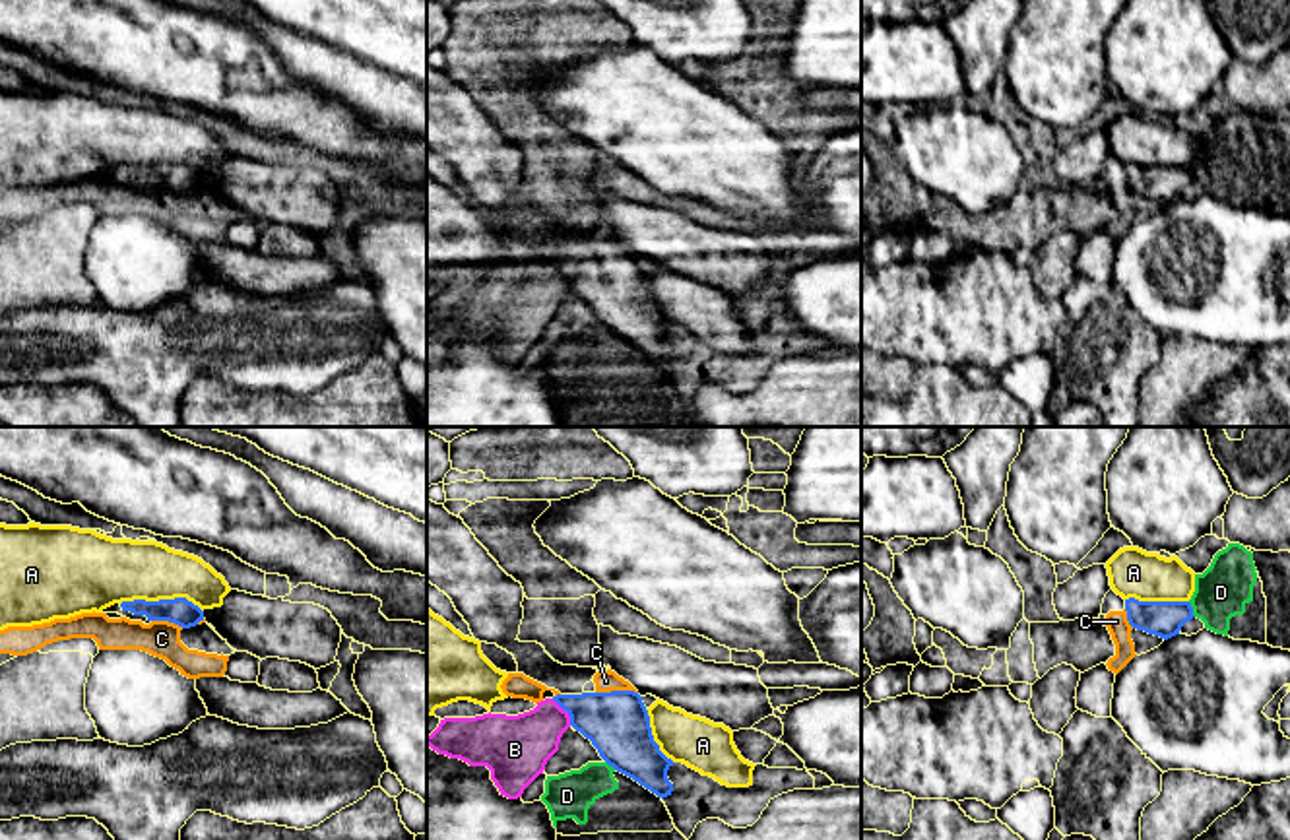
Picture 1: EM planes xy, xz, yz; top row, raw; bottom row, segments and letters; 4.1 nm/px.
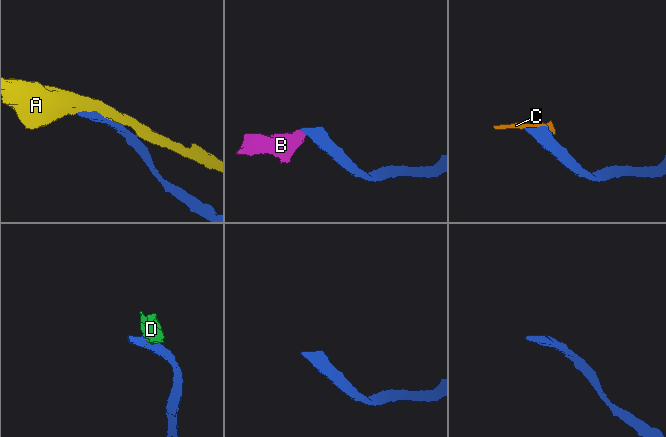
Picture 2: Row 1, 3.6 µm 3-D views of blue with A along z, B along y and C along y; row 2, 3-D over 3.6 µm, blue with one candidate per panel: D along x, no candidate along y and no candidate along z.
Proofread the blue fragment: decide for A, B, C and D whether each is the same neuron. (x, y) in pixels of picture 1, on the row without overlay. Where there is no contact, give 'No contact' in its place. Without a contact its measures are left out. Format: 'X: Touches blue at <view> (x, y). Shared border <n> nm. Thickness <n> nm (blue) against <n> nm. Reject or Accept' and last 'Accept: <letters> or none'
A: Touches blue at xy (161, 165). Shared border 340 nm. Thickness 120 nm (blue) against 280 nm. Reject
B: Touches blue at xz (565, 274). Shared border 140 nm. Thickness 260 nm (blue) against 260 nm. Reject
C: Touches blue at xz (615, 257). Shared border 180 nm. Thickness 260 nm (blue) against 90 nm. Reject
D: Touches blue at yz (1192, 175). Shared border 70 nm. Thickness 150 nm (blue) against 220 nm. Reject
Accept: none

